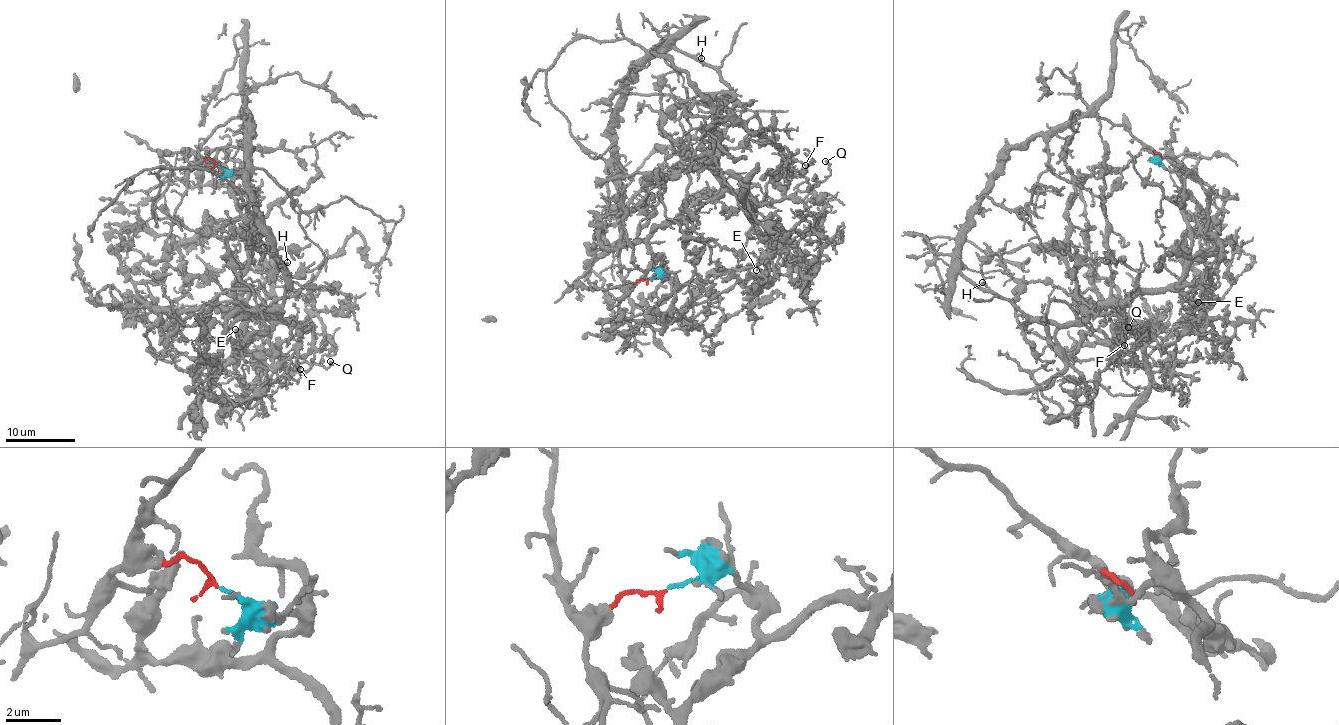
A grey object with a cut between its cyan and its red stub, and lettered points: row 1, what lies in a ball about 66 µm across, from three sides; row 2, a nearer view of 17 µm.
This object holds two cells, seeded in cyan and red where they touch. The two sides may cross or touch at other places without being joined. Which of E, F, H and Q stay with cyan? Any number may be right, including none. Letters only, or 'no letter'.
E, F, Q

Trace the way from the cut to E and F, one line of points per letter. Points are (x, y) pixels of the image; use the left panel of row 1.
E: (219, 166), (239, 174), (233, 184), (257, 230), (273, 300), (273, 323), (249, 343), (240, 345), (234, 329)
F: (219, 166), (239, 174), (271, 275), (273, 305), (249, 319), (247, 347), (274, 353), (301, 333), (300, 369)

